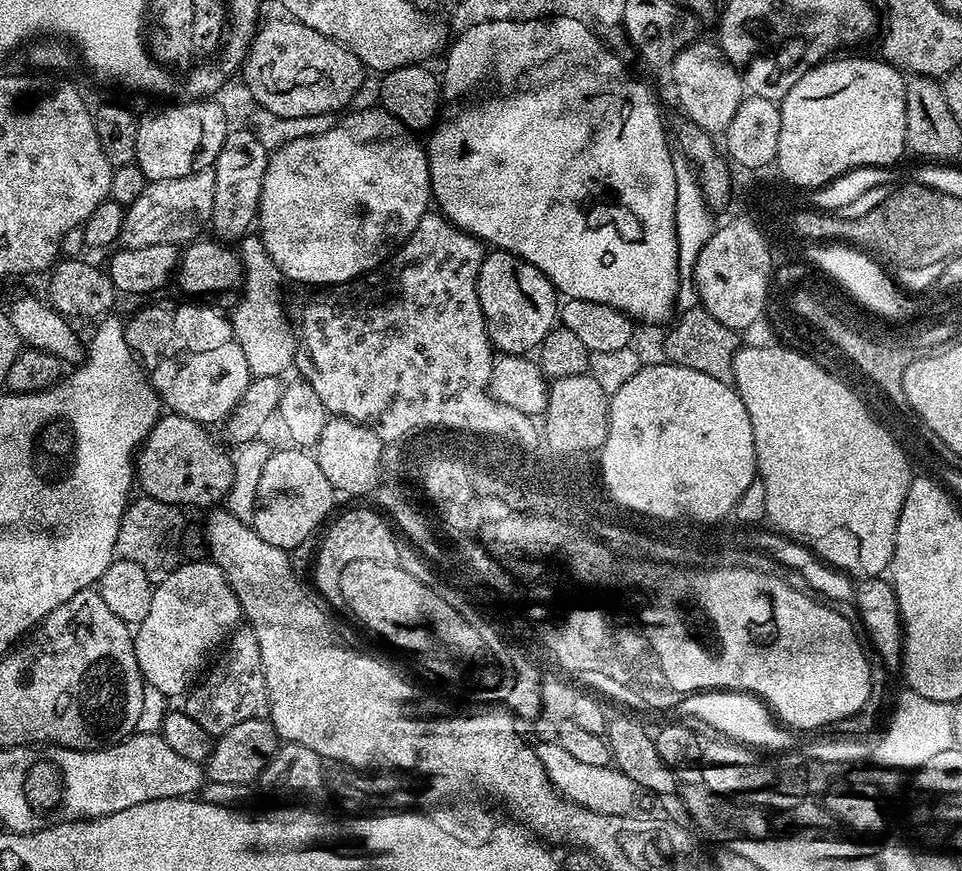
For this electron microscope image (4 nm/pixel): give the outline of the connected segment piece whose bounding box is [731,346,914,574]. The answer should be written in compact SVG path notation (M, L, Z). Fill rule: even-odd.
M767 346L767 348L740 347L736 351L736 357L732 363L731 383L746 406L746 414L750 414L750 426L754 430L756 471L762 486L766 486L767 523L772 528L780 524L780 528L788 528L789 531L803 533L823 533L838 524L848 525L848 528L852 528L852 531L860 533L860 540L863 541L863 563L867 565L868 571L876 574L876 569L879 569L883 574L887 573L894 554L894 538L898 530L898 518L902 514L902 502L906 502L908 487L911 486L914 479L914 472L908 469L910 460L905 449L900 446L897 440L891 436L886 436L885 432L881 432L880 428L868 419L868 415L864 413L864 408L857 404L852 395L845 391L845 388L840 387L837 380L829 379L828 376L814 368L807 360L797 359L796 356L792 356L792 353L778 352L774 346Z

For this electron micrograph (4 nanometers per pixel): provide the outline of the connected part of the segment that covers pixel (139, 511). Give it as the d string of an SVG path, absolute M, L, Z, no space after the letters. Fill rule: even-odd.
M140 494L129 503L120 519L116 556L142 566L142 571L153 586L161 584L182 563L180 544L186 518L180 512L183 511L175 504L158 502L158 498Z

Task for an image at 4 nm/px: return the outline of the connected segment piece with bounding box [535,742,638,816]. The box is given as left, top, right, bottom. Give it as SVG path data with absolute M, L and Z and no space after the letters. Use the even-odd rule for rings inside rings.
M549 742L549 744L537 743L535 750L546 770L548 781L554 785L557 792L569 804L607 816L626 816L633 811L632 803L636 800L638 789L636 785L630 782L630 778L626 778L626 774L619 772L616 767L589 766L577 762L572 755L566 754L566 750L562 750L560 744L555 742Z

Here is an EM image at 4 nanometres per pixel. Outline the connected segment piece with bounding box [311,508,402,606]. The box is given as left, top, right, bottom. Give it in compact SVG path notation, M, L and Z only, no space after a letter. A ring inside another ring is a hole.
M352 508L349 512L342 513L340 517L337 515L327 525L328 533L325 534L324 541L322 539L319 541L311 572L313 571L312 576L316 579L315 591L319 592L329 605L336 606L341 603L340 579L342 570L350 566L350 562L395 564L399 561L402 548L401 545L396 545L397 533L393 525L388 520L384 521L385 517L379 511L376 512L371 512L368 508Z

